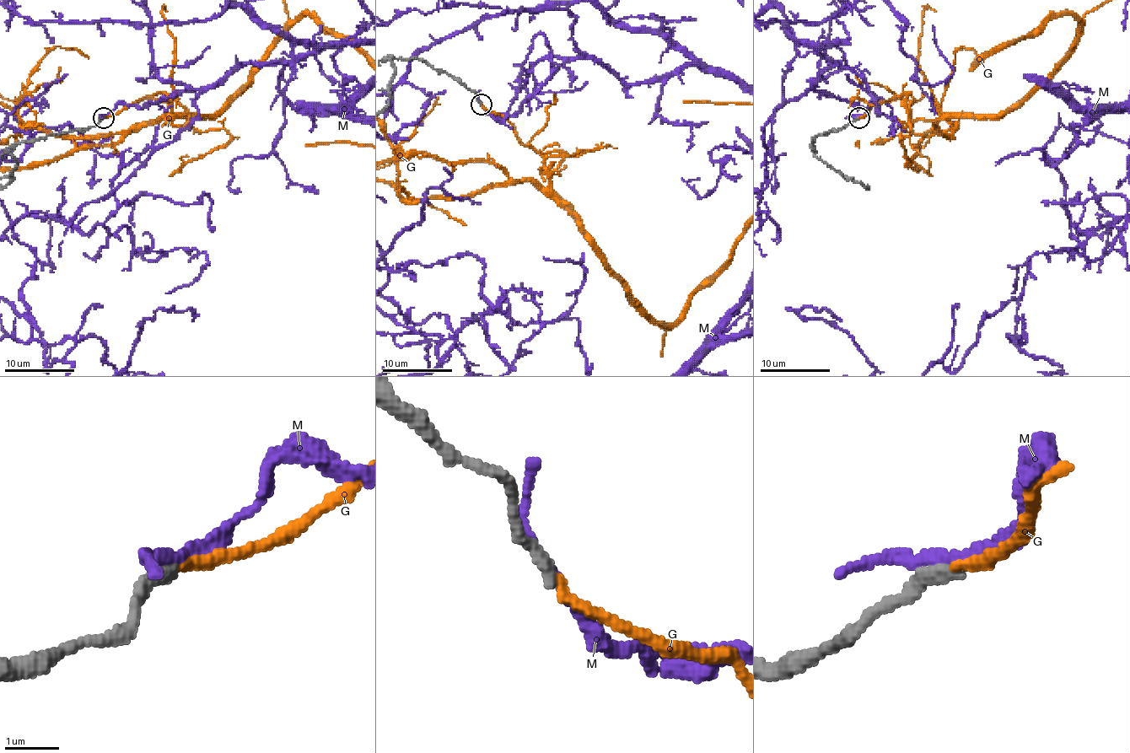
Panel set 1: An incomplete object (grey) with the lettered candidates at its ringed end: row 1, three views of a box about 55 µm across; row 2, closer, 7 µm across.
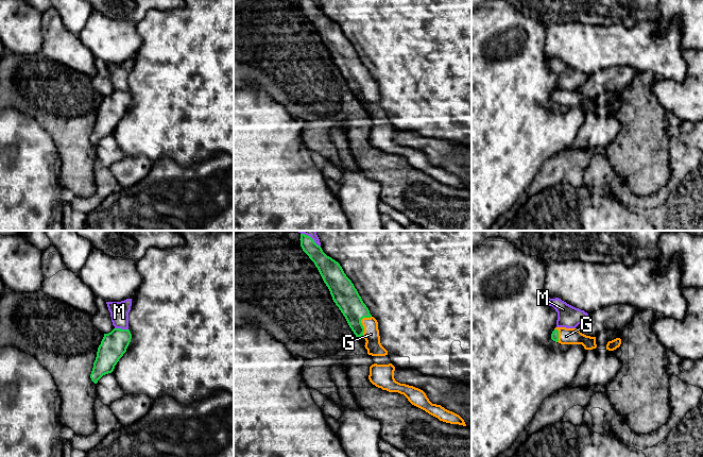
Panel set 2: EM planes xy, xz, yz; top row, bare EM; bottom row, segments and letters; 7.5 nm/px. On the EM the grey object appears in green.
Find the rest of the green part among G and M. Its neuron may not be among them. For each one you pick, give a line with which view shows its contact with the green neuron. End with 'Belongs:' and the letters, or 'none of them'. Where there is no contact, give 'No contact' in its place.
G: Touches green in xz
Belongs: G

